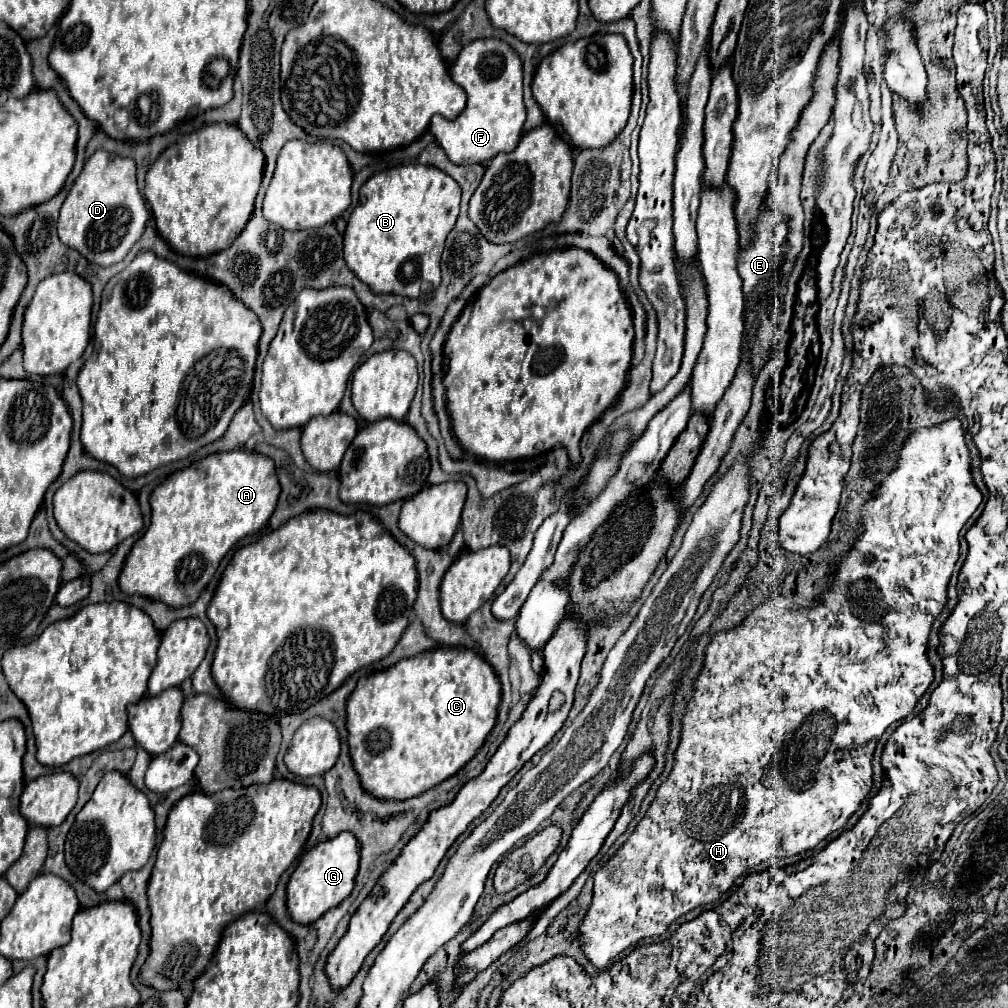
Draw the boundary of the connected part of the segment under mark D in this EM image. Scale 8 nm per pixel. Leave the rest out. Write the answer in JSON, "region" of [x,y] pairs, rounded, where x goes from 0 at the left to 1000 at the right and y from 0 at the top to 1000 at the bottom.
{"region":[[[95,149],[83,163],[81,173],[75,177],[60,206],[58,234],[65,244],[77,248],[87,260],[111,264],[119,260],[141,234],[145,218],[147,208],[135,183],[135,161],[105,149]]]}

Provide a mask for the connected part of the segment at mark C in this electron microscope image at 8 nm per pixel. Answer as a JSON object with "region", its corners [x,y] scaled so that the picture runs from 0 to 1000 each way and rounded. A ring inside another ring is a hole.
{"region":[[[433,643],[355,675],[345,692],[345,740],[361,784],[379,794],[405,794],[450,770],[478,742],[492,718],[496,675],[490,663],[470,645]]]}

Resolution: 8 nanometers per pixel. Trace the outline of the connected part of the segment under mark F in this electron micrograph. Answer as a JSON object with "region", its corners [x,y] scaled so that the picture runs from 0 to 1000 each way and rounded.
{"region":[[[492,38],[470,40],[458,48],[452,63],[446,67],[446,75],[452,83],[462,87],[464,103],[450,119],[431,115],[427,121],[427,129],[442,155],[450,163],[462,165],[482,161],[496,151],[510,149],[522,121],[522,105],[518,99],[518,60],[512,50]]]}

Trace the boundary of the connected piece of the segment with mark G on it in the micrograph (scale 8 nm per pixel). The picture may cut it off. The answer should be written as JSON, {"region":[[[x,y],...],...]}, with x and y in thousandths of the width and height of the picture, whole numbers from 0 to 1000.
{"region":[[[339,825],[337,829],[321,833],[312,841],[304,843],[294,863],[290,865],[284,881],[286,887],[284,899],[290,913],[296,917],[313,915],[319,907],[323,907],[327,901],[333,901],[341,891],[345,891],[351,881],[351,871],[355,867],[355,855],[357,855],[357,839],[353,829],[349,829],[347,825]]]}

